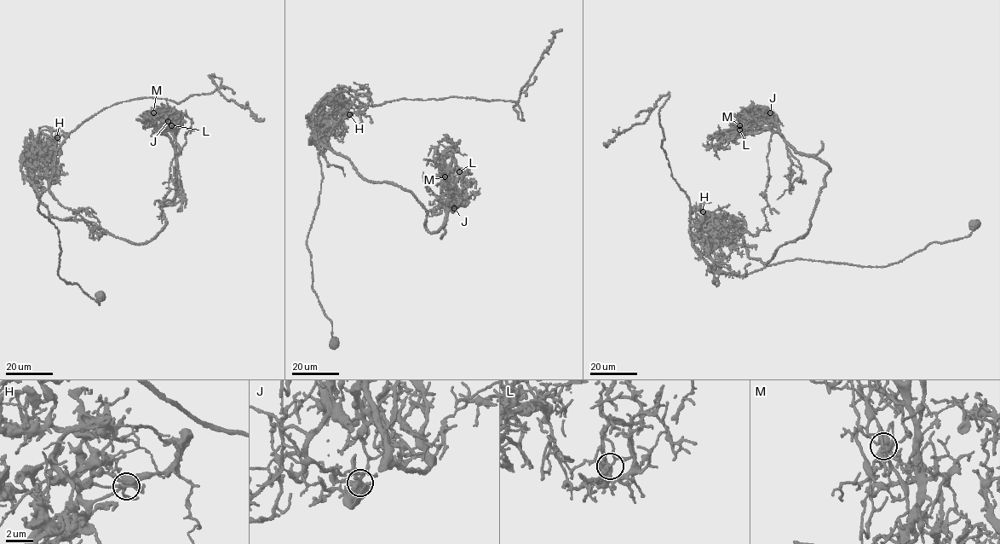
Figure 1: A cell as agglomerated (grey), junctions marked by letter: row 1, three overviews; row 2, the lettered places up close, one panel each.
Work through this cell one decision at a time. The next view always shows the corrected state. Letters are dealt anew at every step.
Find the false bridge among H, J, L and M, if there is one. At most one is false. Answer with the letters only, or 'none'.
H

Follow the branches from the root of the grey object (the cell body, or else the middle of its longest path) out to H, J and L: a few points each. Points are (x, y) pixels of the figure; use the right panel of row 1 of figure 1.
H: (975, 222), (968, 235), (931, 242), (884, 266), (797, 258), (734, 275), (720, 267), (729, 242), (703, 211)
J: (975, 222), (884, 266), (797, 258), (724, 273), (740, 234), (766, 263), (803, 238), (830, 170), (770, 112)
L: (975, 222), (884, 266), (724, 273), (740, 234), (766, 263), (803, 238), (830, 170), (775, 123), (739, 130)

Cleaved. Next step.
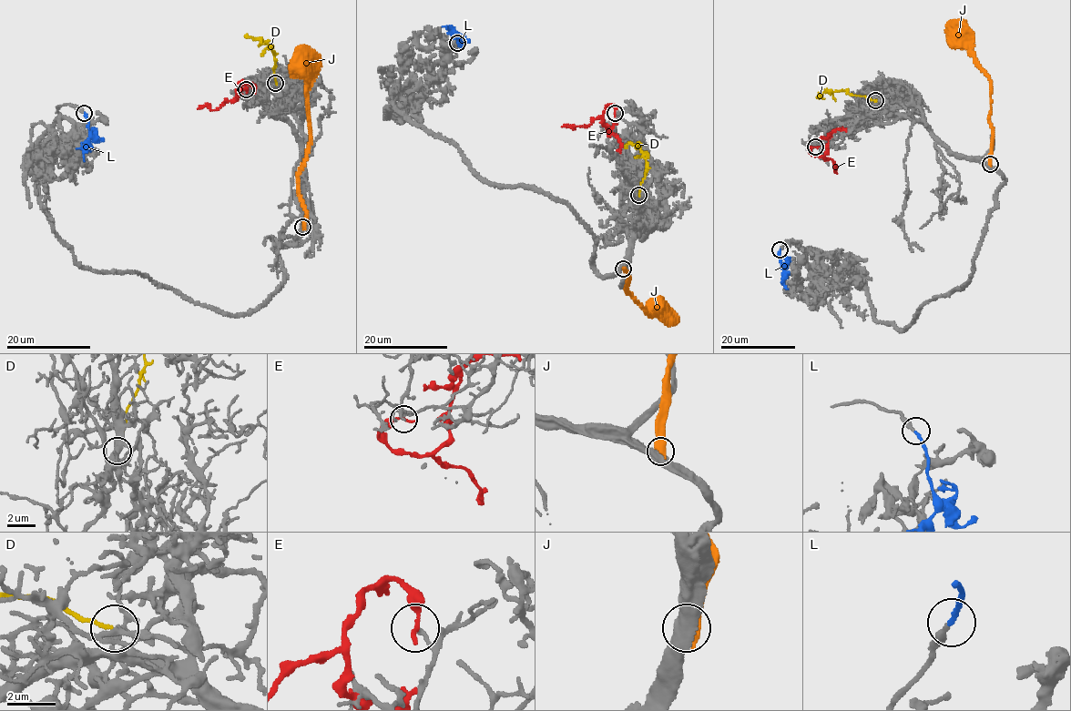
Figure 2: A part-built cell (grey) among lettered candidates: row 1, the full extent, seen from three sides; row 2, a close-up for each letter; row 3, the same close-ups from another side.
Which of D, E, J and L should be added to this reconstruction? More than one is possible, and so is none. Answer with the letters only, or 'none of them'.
L

